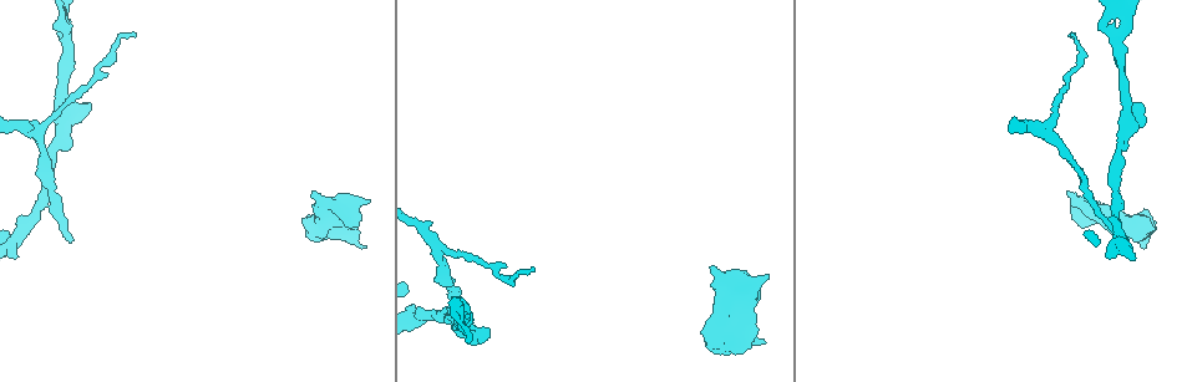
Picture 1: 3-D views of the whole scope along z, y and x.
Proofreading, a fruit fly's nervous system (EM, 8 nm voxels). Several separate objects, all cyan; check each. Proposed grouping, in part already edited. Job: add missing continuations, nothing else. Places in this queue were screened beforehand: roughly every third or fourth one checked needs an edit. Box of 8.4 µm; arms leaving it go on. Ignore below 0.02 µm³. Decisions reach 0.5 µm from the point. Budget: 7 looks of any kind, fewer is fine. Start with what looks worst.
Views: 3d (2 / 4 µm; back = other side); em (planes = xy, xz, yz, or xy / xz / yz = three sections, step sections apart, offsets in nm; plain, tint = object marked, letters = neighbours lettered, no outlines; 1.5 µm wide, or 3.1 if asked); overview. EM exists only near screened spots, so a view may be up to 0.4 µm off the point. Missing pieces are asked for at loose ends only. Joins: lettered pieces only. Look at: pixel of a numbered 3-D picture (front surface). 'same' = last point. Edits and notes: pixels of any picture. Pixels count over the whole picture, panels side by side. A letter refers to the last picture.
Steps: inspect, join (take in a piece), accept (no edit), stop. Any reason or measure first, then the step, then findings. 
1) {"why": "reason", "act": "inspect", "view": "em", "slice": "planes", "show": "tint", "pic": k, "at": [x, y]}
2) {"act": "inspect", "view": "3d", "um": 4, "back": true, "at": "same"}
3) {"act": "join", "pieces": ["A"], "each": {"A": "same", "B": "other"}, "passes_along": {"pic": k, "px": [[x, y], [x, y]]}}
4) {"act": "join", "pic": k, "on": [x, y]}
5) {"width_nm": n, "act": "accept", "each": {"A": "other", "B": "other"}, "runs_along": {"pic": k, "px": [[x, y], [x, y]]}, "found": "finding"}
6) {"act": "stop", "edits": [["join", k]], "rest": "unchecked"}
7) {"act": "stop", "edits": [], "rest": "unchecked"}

{"why": "long arm stops here", "act": "inspect", "view": "3d", "um": 4, "pic": 1, "at": [69, 242]}

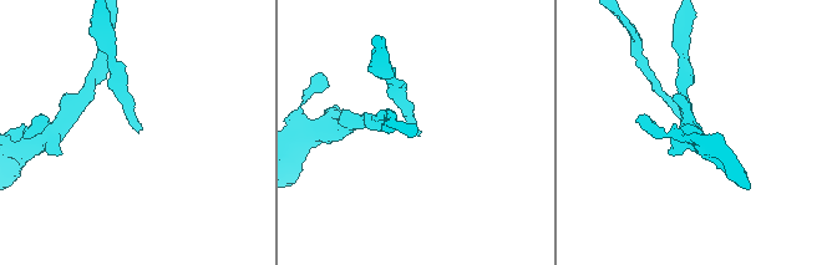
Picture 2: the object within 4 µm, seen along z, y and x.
{"act": "inspect", "view": "em", "slice": "xy", "step": 8, "show": "plain", "pic": 2, "at": [419, 130]}

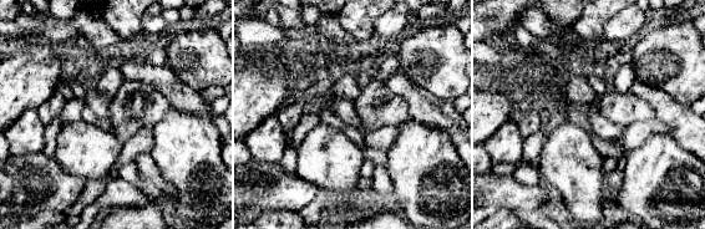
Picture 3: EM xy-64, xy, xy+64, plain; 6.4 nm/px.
{"why": "what lies round it", "act": "inspect", "view": "em", "slice": "xy", "step": 8, "show": "letters", "at": "same"}

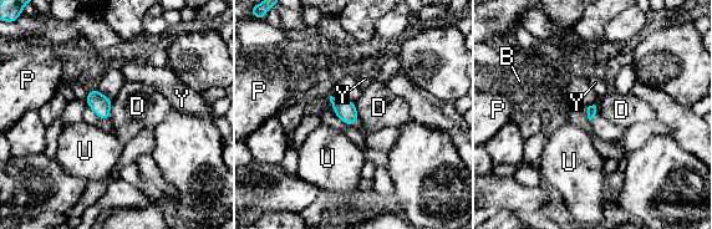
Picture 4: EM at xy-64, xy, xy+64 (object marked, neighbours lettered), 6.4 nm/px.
{"act": "accept", "each": {"B": "other", "D": "other", "P": "other", "U": "other", "Y": "other"}, "border": {"pic": 4, "px": [[112, 100], [107, 120]]}, "found": "none of them fits"}

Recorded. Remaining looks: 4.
{"why": "branch stops here", "act": "inspect", "view": "em", "slice": "planes", "show": "letters", "pic": 1, "at": [88, 104]}

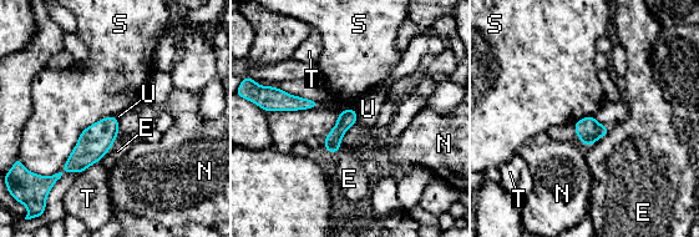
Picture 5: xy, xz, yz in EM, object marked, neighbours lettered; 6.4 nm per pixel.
{"act": "accept", "each": {"E": "other", "N": "other", "S": "other", "T": "other", "U": "other"}, "border": {"pic": 5, "px": [[117, 116], [90, 124], [46, 176]]}, "found": "no lettered piece goes on from it"}

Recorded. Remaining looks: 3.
{"why": "free end", "act": "inspect", "view": "em", "slice": "planes", "show": "letters", "pic": 1, "at": [1066, 191]}

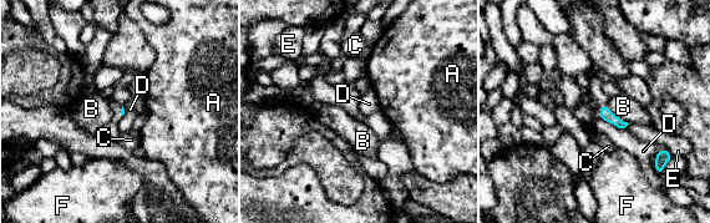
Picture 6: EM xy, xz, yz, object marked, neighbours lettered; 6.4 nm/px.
{"act": "accept", "each": {"A": "other", "B": "other", "C": "other", "D": "other", "E": "other", "F": "other"}, "border": {"pic": 6, "px": [[602, 118], [624, 128]]}, "found": "none of them fits"}

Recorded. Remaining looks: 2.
{"act": "stop", "edits": [], "rest": "unchecked"}

